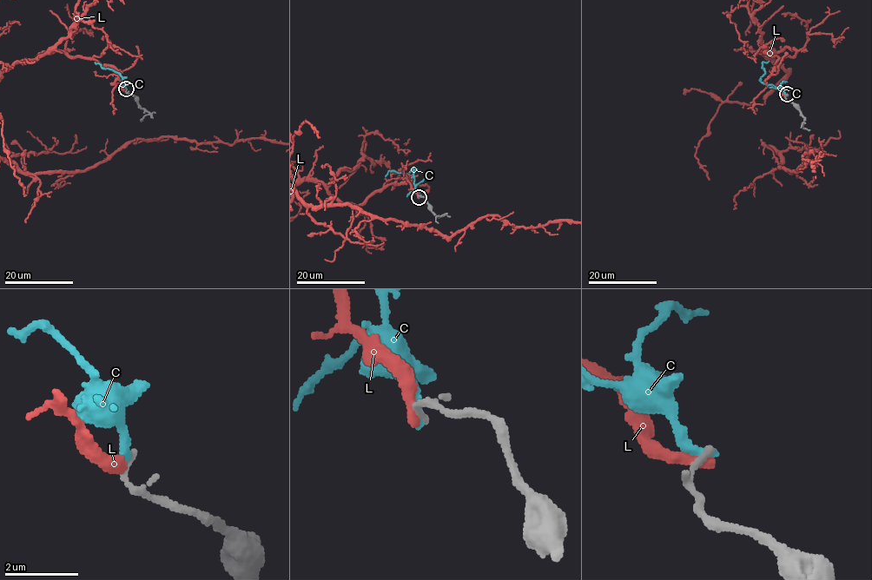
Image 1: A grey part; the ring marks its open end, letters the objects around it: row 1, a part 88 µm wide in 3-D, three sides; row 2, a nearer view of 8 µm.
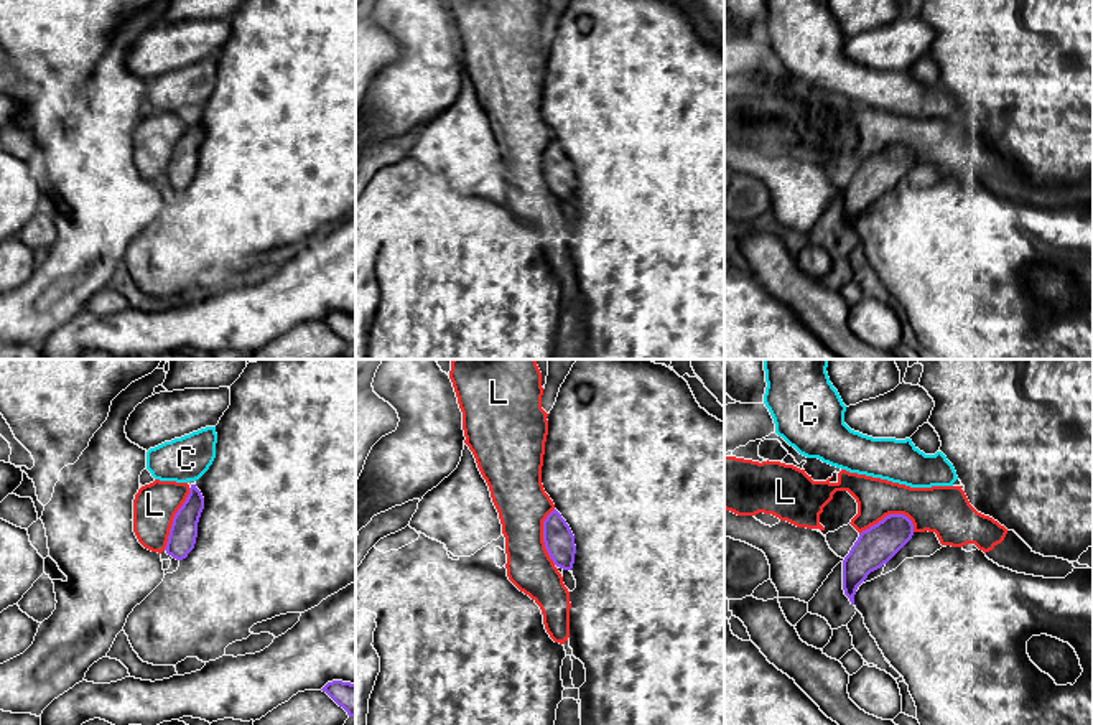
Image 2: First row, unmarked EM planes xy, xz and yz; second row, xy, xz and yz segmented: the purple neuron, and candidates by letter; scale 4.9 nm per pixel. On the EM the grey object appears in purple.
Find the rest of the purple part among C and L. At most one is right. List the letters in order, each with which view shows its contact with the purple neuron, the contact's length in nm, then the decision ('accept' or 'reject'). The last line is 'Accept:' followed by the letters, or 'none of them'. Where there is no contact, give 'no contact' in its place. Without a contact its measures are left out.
C: no contact | reject
L: yz | 280 nm | reject
Accept: none of them

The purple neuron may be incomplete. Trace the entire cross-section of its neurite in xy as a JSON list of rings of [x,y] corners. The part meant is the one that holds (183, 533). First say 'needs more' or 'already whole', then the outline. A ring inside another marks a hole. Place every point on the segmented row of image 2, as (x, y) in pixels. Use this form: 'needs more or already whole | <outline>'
already whole | [[[191,484],[189,494],[173,517],[170,529],[166,554],[176,560],[183,560],[194,549],[198,537],[198,522],[204,509],[204,498],[196,484]]]

